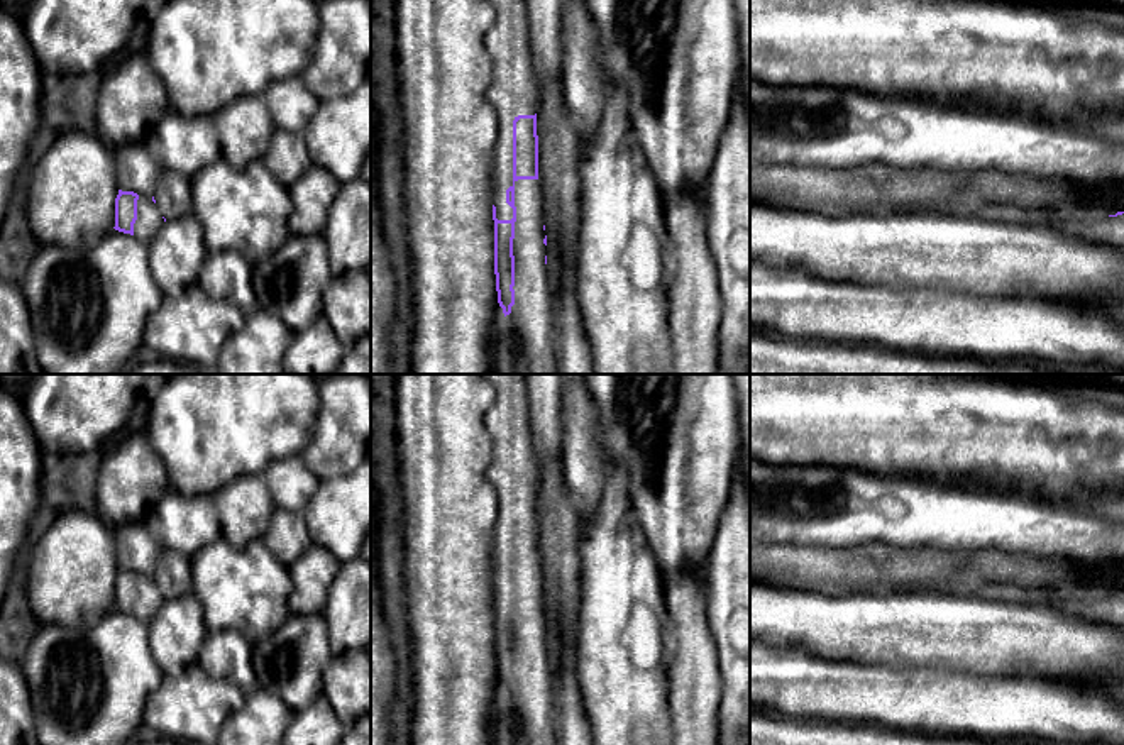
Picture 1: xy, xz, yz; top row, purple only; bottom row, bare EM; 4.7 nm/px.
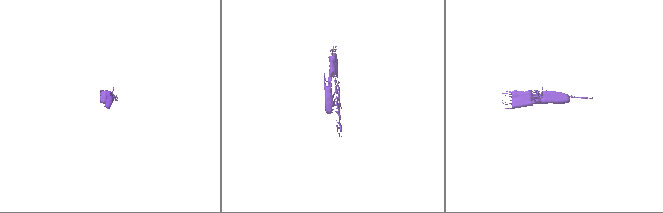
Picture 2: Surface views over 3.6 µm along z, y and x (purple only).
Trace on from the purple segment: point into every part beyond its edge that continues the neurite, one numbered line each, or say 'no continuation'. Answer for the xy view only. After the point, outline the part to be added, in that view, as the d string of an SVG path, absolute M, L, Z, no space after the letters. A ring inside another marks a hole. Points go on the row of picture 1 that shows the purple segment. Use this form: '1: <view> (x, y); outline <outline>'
1: xy (149, 220); outline M139 196L137 200L137 220L134 224L134 237L149 244L157 230L163 227L164 218L157 205L149 196Z

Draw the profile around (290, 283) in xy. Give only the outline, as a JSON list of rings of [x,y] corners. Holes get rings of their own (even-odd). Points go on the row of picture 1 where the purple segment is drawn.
[[[291,234],[269,257],[252,264],[257,308],[300,332],[322,317],[323,290],[333,274],[322,235]]]

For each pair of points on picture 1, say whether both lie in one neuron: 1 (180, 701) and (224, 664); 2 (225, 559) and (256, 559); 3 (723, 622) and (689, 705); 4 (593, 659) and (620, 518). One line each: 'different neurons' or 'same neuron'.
1: different neurons
2: same neuron
3: different neurons
4: same neuron

